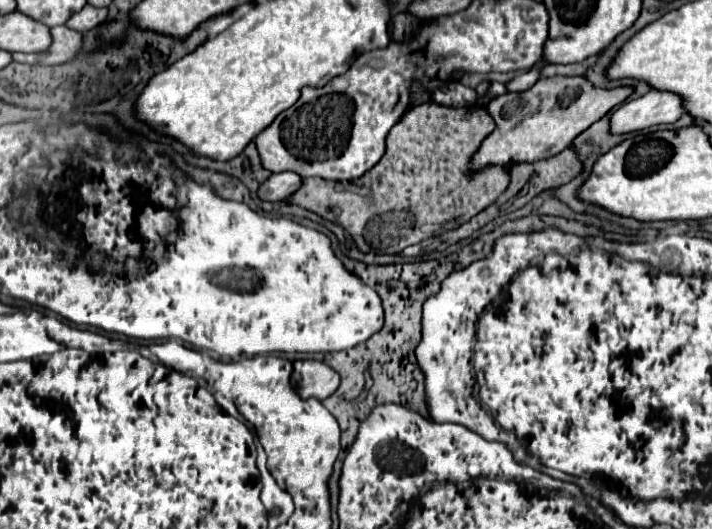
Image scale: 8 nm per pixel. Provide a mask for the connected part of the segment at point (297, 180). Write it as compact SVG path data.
M285 171L285 173L275 173L271 175L259 189L257 189L257 197L261 201L283 201L287 199L297 187L301 185L301 177L297 173Z

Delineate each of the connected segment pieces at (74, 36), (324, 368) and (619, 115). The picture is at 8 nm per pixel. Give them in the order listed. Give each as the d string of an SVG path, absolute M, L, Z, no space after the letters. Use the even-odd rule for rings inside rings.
M65 25L51 29L51 47L43 53L13 53L13 61L29 65L61 65L73 59L81 51L81 33L67 29Z
M295 361L293 363L293 381L297 385L299 395L305 397L317 397L319 401L333 395L339 387L339 373L333 371L329 365L321 361Z
M649 91L639 99L633 99L621 105L609 123L609 131L613 135L643 131L653 125L675 123L685 113L683 101L679 95Z

